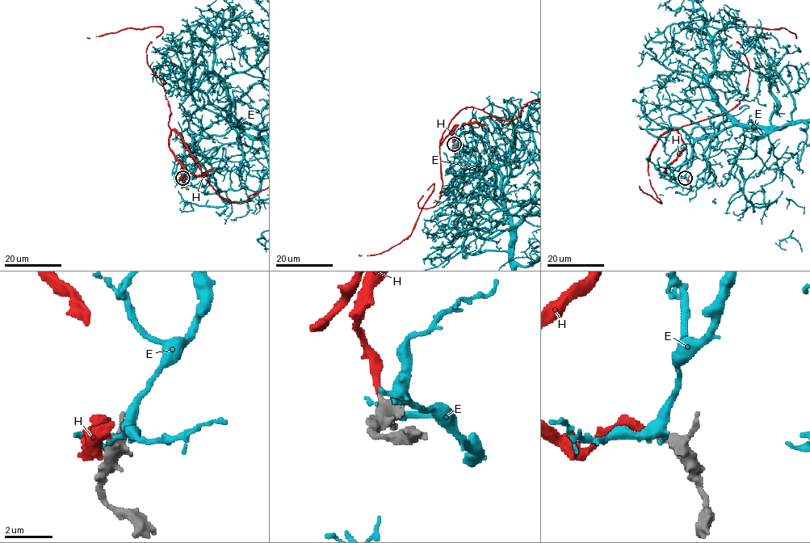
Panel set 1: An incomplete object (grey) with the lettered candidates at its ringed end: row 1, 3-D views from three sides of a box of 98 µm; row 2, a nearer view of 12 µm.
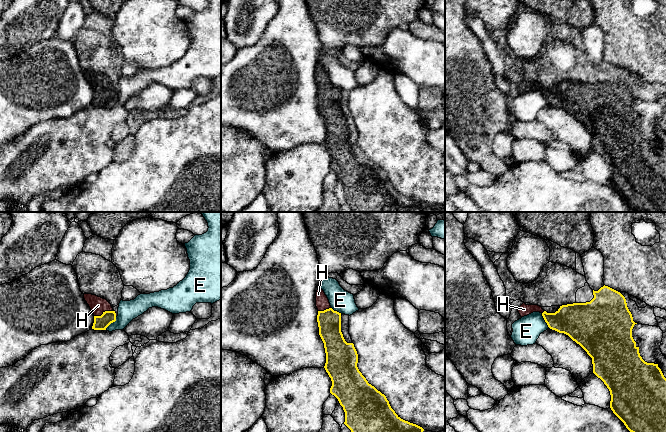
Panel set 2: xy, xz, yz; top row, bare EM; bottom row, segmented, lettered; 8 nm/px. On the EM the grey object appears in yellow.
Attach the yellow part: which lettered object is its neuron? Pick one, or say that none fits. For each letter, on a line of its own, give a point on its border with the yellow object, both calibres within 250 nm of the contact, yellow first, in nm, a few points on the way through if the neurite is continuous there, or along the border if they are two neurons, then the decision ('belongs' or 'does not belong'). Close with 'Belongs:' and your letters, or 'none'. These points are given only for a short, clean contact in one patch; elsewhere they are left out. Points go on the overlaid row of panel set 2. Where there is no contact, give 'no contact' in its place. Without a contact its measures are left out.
E: meets yellow in xy at (111, 322); 110 nm thick on the yellow side, 160 nm on the other; border along xy (116, 317), (105, 329); does not belong
H: meets yellow in xy at (103, 312); 110 nm thick on the yellow side, 140 nm on the other; runs through xy (101, 322), (103, 312), (98, 305); belongs
Belongs: H

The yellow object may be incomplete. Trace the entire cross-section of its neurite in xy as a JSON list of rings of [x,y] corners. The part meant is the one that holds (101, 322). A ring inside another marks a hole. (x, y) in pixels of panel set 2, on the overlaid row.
[[[84,294],[84,299],[94,314],[92,329],[106,330],[111,323],[116,321],[116,313],[106,299],[92,294]]]

